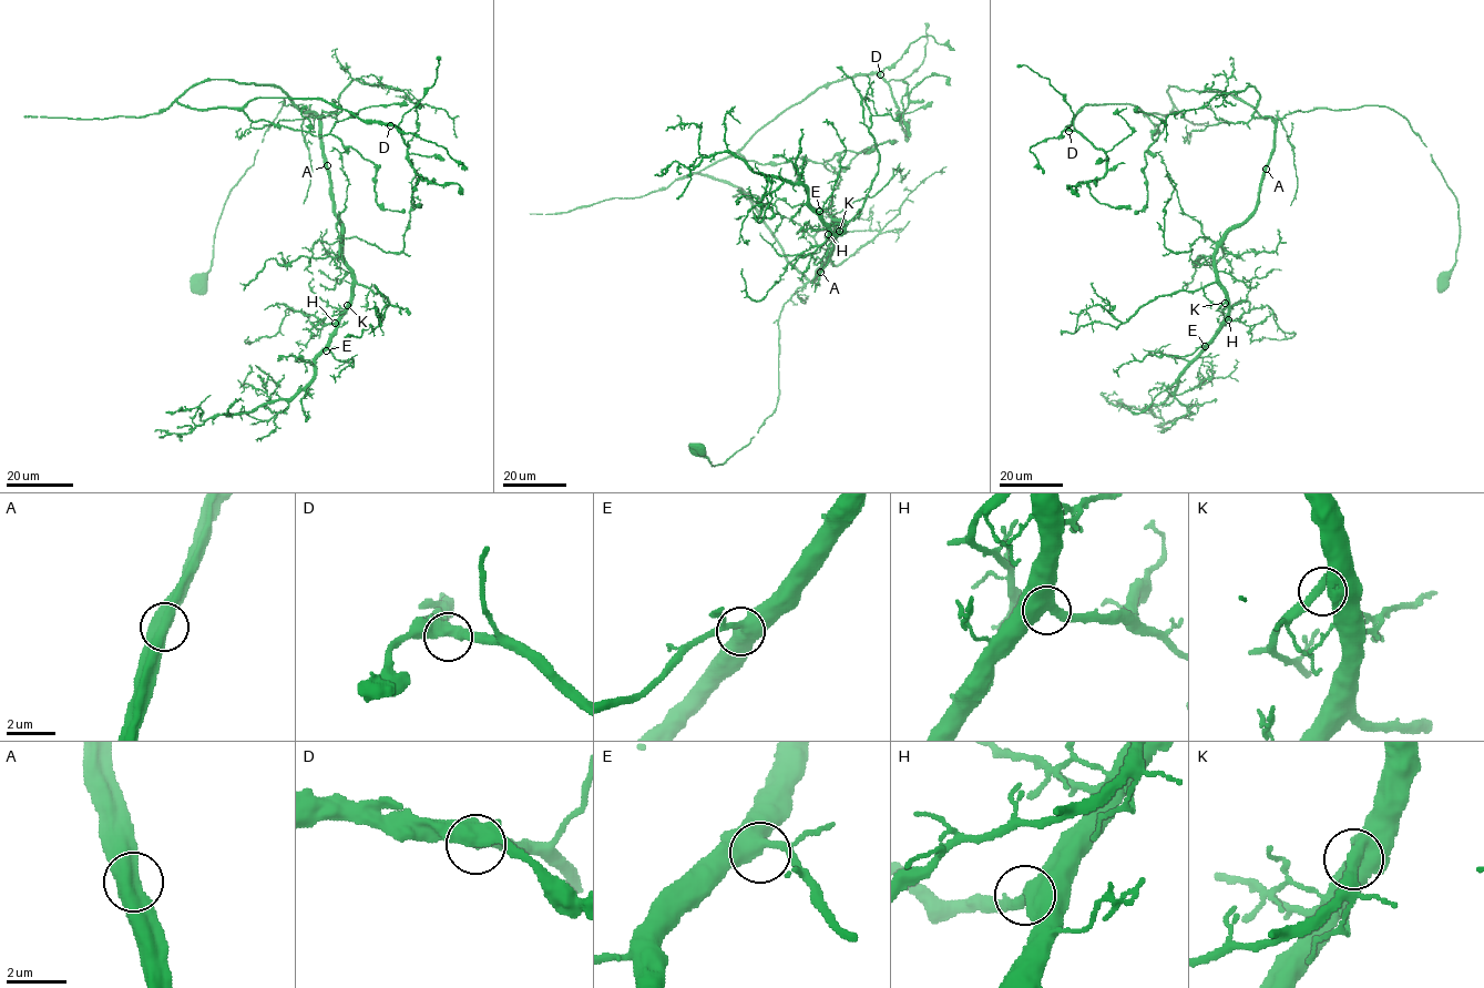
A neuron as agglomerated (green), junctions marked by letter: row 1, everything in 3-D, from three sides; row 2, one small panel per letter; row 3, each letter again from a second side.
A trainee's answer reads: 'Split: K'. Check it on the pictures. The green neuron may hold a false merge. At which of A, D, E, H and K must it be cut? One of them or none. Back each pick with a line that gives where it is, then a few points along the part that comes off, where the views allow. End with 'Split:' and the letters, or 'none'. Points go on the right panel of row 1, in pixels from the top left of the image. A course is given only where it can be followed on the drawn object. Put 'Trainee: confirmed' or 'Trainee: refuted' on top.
Trainee: refuted
Split: none

